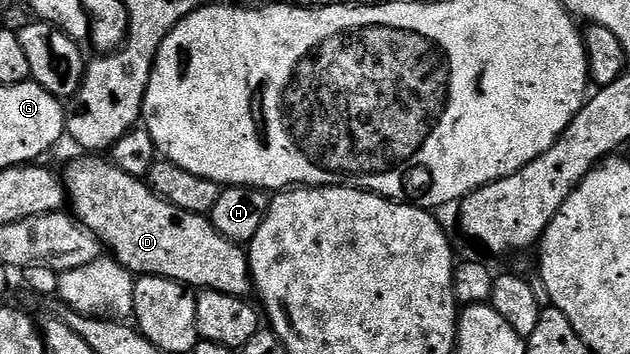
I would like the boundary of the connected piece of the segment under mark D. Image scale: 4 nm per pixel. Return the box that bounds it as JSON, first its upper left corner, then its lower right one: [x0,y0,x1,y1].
[64,154,252,297]

